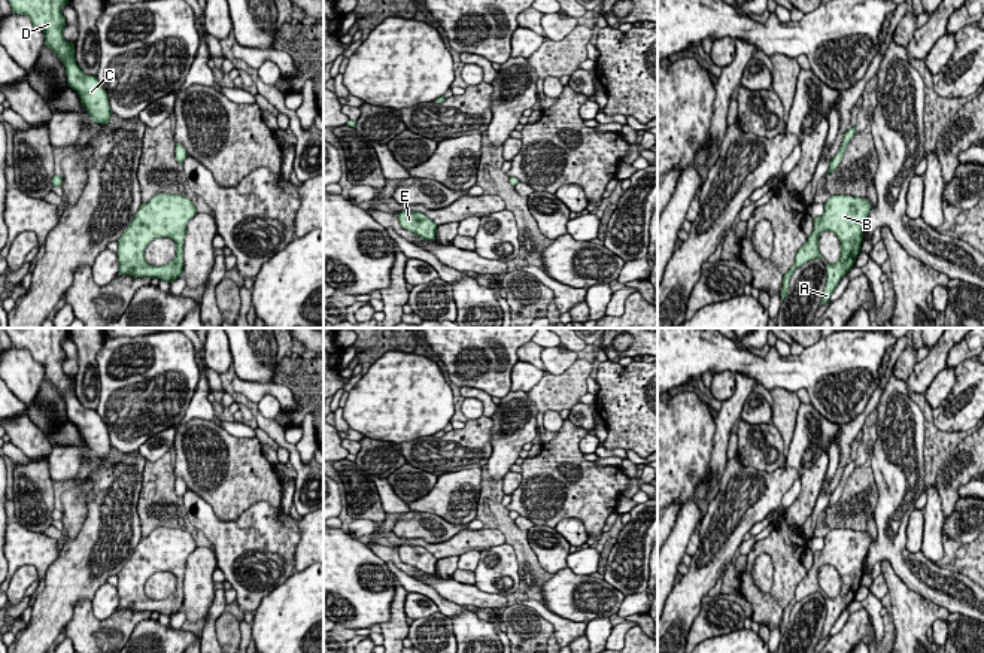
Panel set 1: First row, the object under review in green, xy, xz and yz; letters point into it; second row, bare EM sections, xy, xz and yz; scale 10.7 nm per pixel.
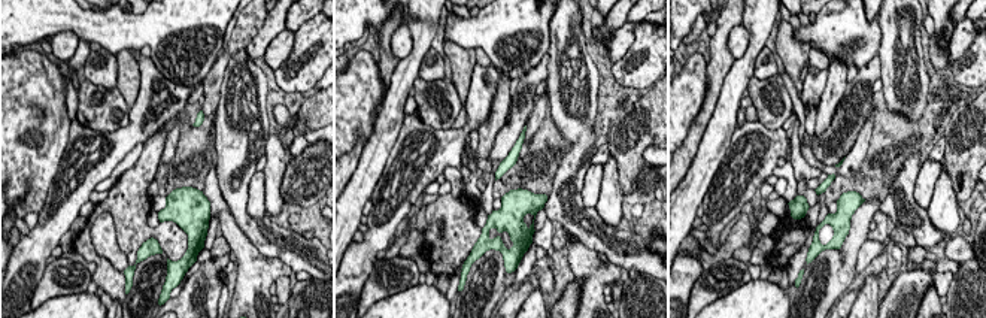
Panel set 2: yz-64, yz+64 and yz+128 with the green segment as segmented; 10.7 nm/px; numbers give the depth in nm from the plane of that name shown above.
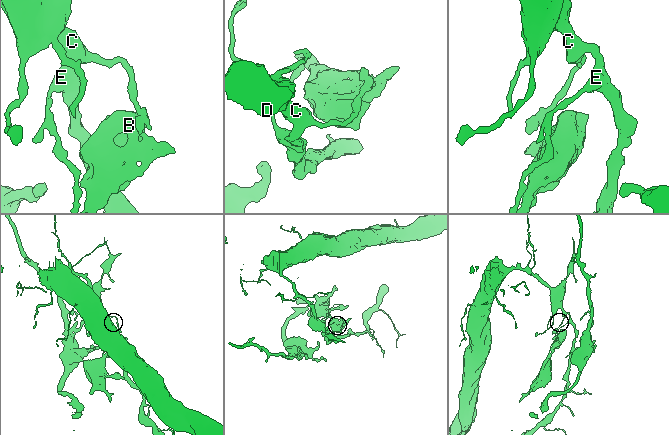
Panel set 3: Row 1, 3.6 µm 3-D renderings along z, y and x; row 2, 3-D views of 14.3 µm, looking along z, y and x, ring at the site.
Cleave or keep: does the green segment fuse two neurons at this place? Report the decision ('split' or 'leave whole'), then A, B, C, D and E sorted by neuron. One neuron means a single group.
split | A B / C D E

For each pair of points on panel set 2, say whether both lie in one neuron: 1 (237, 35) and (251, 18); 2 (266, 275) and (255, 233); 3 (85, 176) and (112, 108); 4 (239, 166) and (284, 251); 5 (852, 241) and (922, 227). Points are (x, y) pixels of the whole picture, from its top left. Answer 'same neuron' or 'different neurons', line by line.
1: same neuron
2: different neurons
3: different neurons
4: same neuron
5: different neurons

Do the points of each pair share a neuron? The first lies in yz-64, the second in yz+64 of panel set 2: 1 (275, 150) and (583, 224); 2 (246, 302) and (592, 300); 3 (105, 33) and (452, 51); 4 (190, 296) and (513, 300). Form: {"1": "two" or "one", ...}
{"1": "two", "2": "one", "3": "two", "4": "one"}

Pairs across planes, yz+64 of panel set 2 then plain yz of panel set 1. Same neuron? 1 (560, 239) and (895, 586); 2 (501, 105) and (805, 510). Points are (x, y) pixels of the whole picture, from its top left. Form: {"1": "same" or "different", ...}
{"1": "different", "2": "same"}

